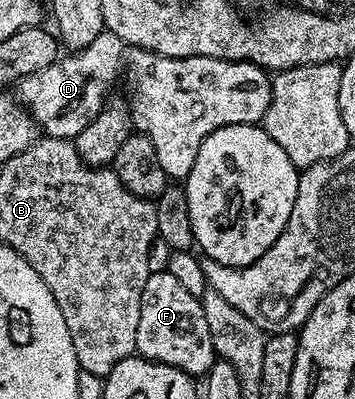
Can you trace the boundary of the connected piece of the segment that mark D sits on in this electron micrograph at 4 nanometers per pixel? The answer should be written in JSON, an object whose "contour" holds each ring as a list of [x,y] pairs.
{"contour":[[[105,30],[81,52],[72,52],[65,60],[64,57],[58,58],[53,64],[46,66],[46,70],[38,70],[38,74],[30,74],[19,81],[19,103],[24,105],[37,129],[45,137],[57,142],[75,141],[76,136],[82,134],[88,123],[106,107],[104,95],[107,94],[108,87],[115,82],[116,75],[120,72],[120,64],[127,60],[128,80],[132,83],[132,127],[139,135],[150,138],[154,151],[158,153],[158,163],[162,170],[166,170],[168,177],[176,182],[187,181],[202,142],[206,142],[206,138],[214,134],[214,130],[235,124],[259,125],[266,114],[266,106],[270,106],[272,101],[272,81],[269,73],[257,64],[249,64],[246,60],[219,60],[205,56],[158,56],[154,52],[145,52],[143,48],[132,48],[129,51],[124,40],[118,38],[118,34]]]}

